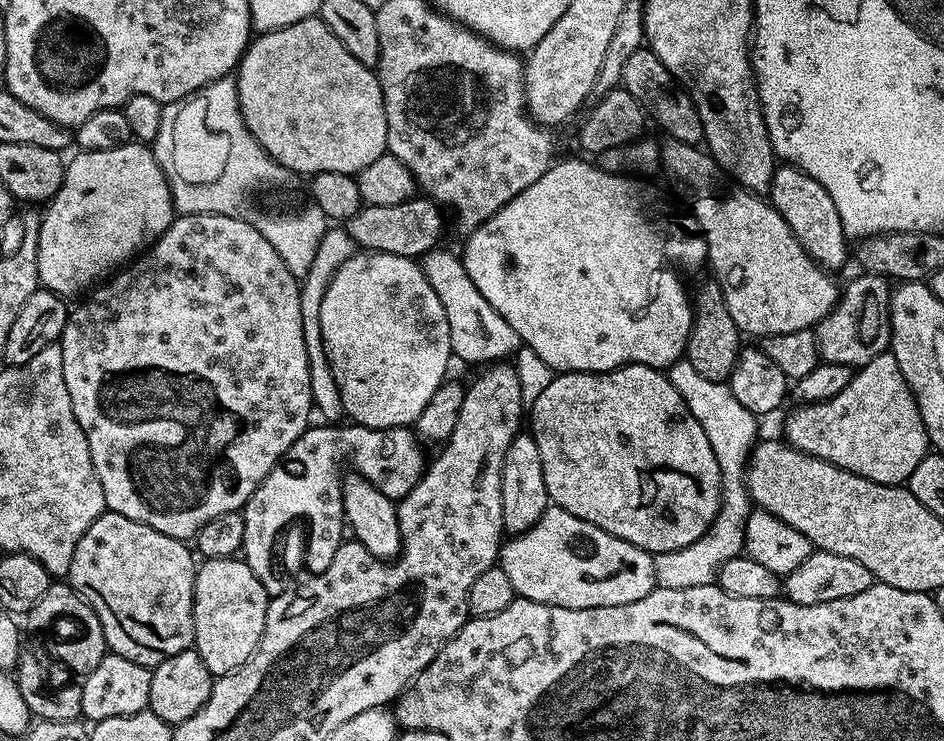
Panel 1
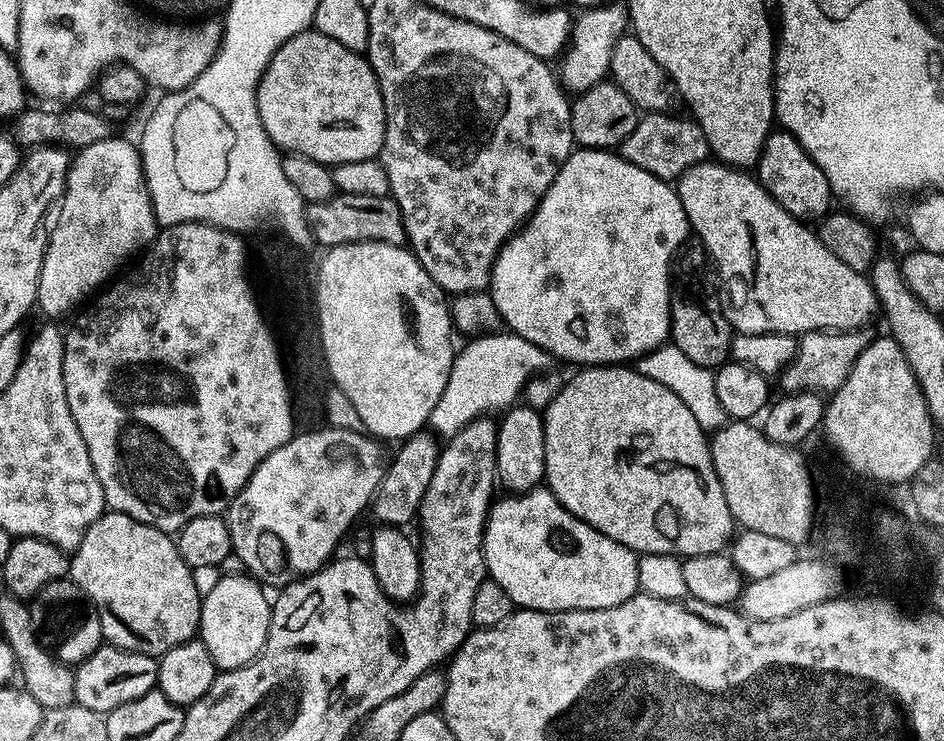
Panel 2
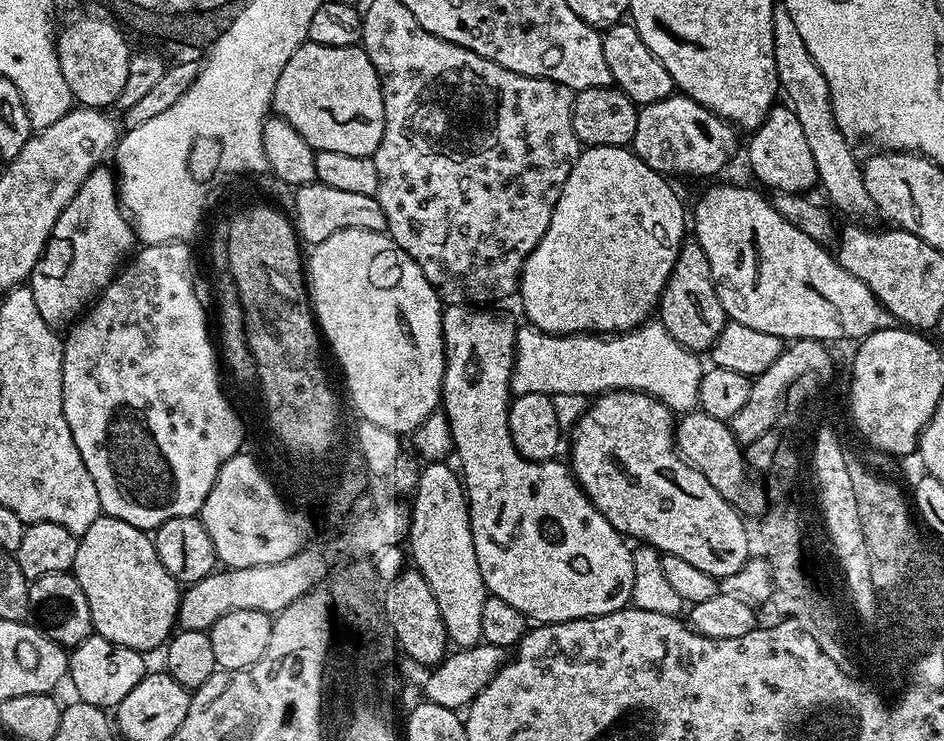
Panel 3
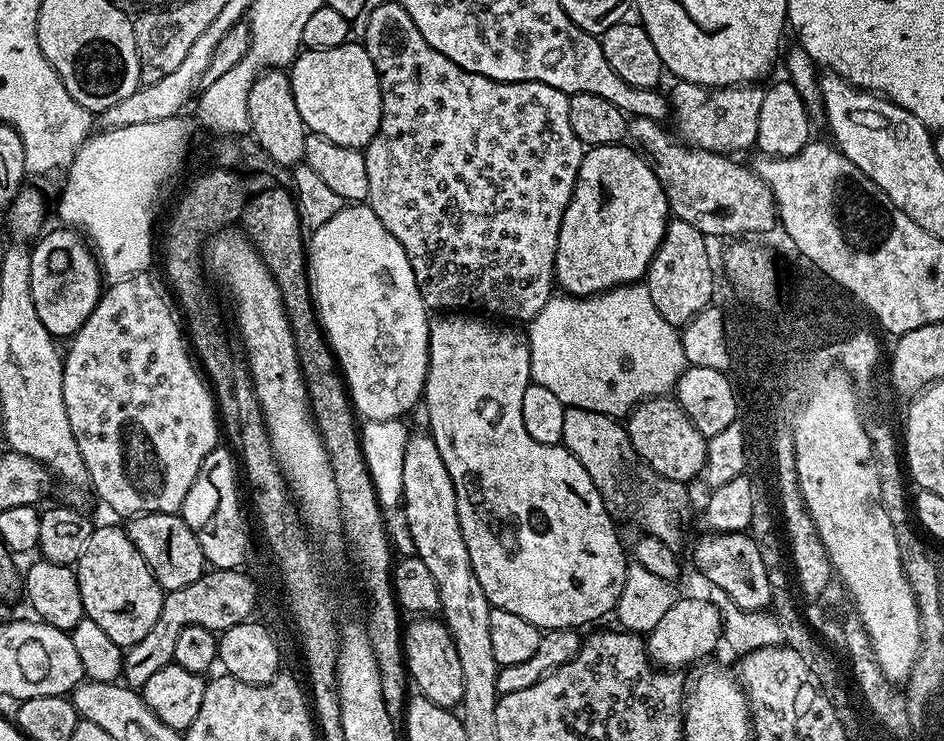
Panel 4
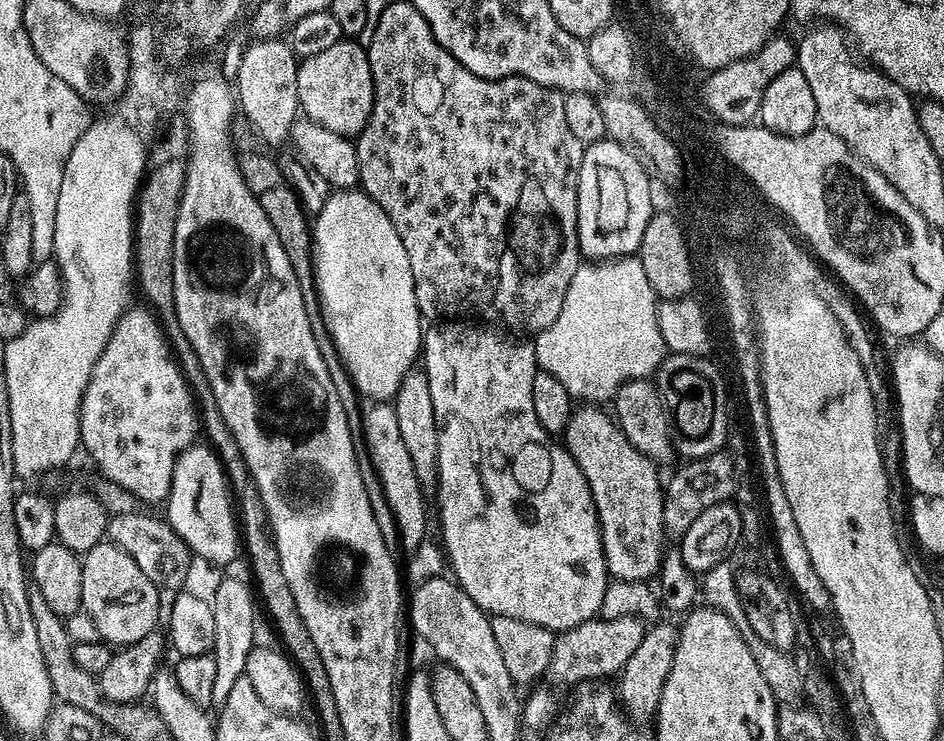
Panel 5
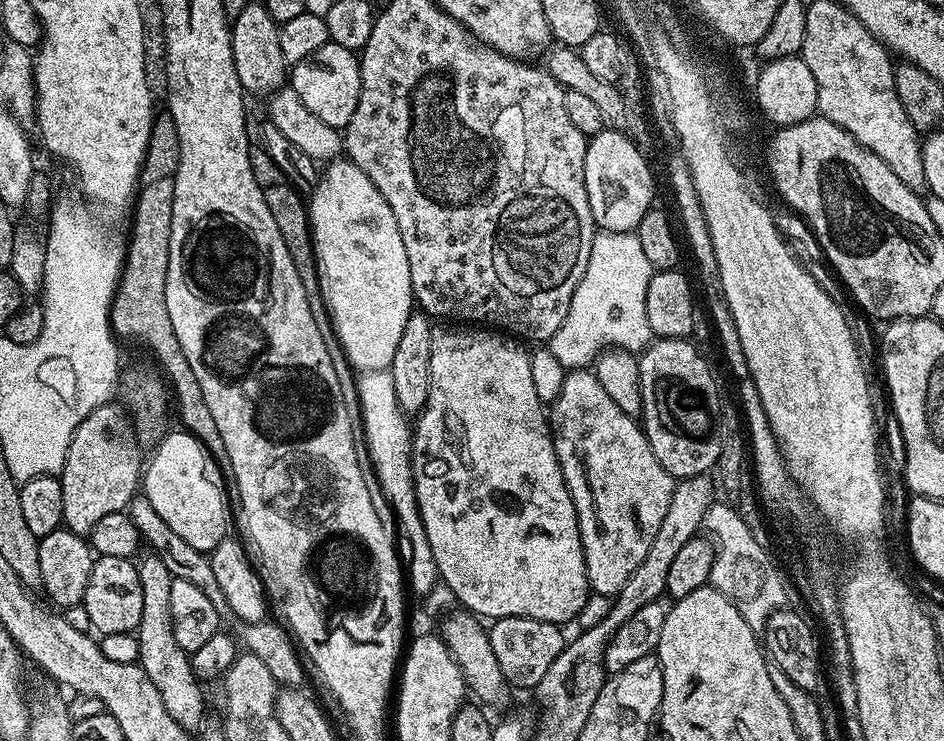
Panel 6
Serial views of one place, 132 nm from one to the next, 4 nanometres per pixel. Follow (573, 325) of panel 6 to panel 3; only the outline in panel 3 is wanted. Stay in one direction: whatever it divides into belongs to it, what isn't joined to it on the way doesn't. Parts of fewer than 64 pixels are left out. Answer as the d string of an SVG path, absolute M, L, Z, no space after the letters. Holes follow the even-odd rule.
M645 322L631 332L612 335L552 336L531 326L520 326L516 330L516 361L512 364L510 392L513 397L544 392L551 397L580 394L589 398L602 396L605 392L645 392L668 405L673 413L683 414L693 411L700 402L700 383L706 371L705 365L700 365L700 360L697 353L674 342L674 338L670 338L659 322Z

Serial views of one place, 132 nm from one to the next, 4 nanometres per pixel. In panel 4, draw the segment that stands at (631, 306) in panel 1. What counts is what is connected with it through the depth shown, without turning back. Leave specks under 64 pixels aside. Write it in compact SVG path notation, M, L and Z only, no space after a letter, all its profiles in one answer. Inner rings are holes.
M607 144L601 148L589 147L578 170L576 189L572 201L566 206L562 230L558 234L556 251L556 284L569 296L590 296L619 288L622 284L635 284L648 275L648 267L658 250L668 225L670 213L666 194L654 178L654 170L632 151L631 147Z

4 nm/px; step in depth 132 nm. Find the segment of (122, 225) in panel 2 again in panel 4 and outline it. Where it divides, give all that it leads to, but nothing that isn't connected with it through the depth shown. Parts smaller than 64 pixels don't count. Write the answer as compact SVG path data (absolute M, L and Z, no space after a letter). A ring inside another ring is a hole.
M41 235L31 249L30 290L34 294L34 310L53 338L71 338L90 318L102 295L102 269L98 257L83 239L76 236Z

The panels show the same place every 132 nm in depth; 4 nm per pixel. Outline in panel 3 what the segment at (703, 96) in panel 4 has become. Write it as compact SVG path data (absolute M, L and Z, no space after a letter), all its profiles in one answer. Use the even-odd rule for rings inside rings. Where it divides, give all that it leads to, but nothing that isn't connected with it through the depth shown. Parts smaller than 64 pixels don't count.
M673 94L653 104L643 105L638 111L638 130L634 130L631 151L646 166L665 178L672 176L716 176L736 156L737 129L718 114L706 110L683 94Z

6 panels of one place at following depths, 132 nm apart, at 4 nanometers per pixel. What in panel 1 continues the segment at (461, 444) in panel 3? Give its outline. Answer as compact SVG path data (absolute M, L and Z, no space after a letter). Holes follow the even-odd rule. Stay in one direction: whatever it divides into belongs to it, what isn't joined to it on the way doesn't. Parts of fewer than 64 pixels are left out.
M549 506L533 528L526 530L521 536L503 541L498 566L506 570L510 586L514 586L517 597L563 608L622 606L646 598L646 594L657 587L653 553L622 538L606 534L606 530L590 522L582 522L582 518L574 518L574 514L566 514L566 510L555 506Z

